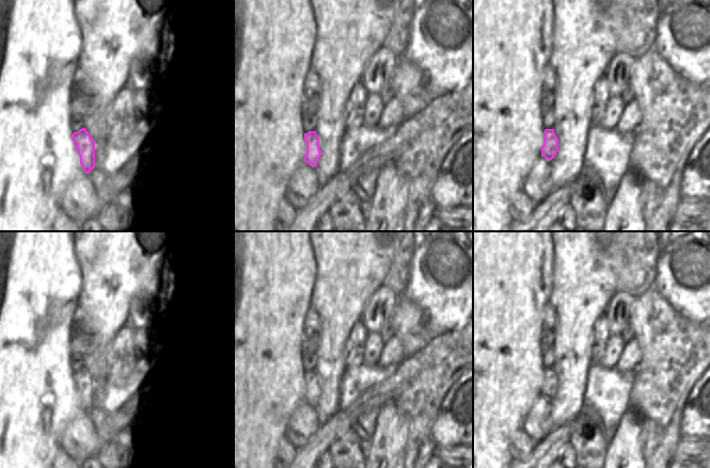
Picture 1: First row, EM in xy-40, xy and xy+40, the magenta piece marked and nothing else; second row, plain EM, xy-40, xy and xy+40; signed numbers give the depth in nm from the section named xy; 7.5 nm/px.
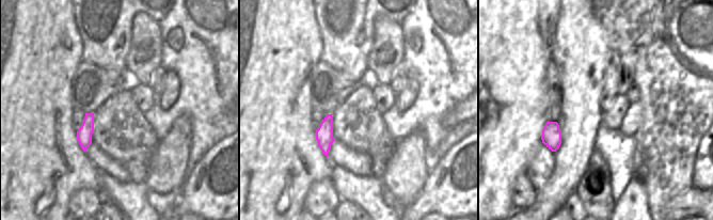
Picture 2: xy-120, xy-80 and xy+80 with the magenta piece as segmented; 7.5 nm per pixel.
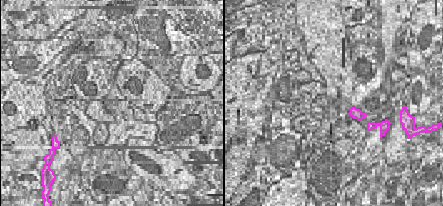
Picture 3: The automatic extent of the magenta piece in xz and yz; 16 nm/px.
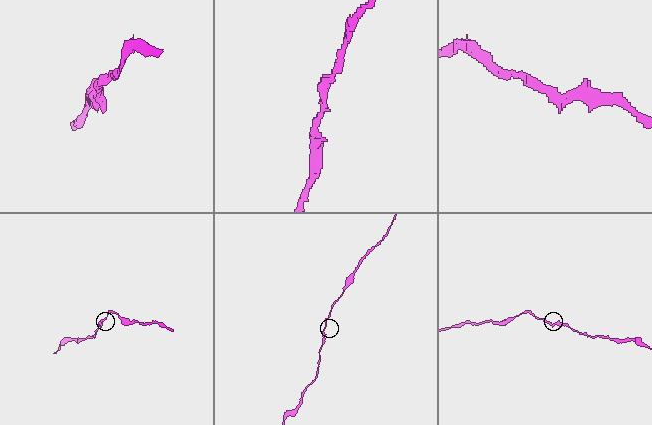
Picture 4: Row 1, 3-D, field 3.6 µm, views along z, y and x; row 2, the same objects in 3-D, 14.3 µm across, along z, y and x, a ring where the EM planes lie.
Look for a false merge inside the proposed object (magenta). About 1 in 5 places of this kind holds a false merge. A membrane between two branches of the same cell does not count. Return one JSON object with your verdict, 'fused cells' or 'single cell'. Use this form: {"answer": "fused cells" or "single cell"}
{"answer": "single cell"}

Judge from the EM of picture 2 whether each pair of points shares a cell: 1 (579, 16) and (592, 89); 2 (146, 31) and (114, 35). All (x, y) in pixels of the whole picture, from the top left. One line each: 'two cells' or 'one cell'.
1: one cell
2: two cells

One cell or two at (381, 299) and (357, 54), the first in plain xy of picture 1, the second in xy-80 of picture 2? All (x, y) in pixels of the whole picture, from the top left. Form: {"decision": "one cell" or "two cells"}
{"decision": "two cells"}

